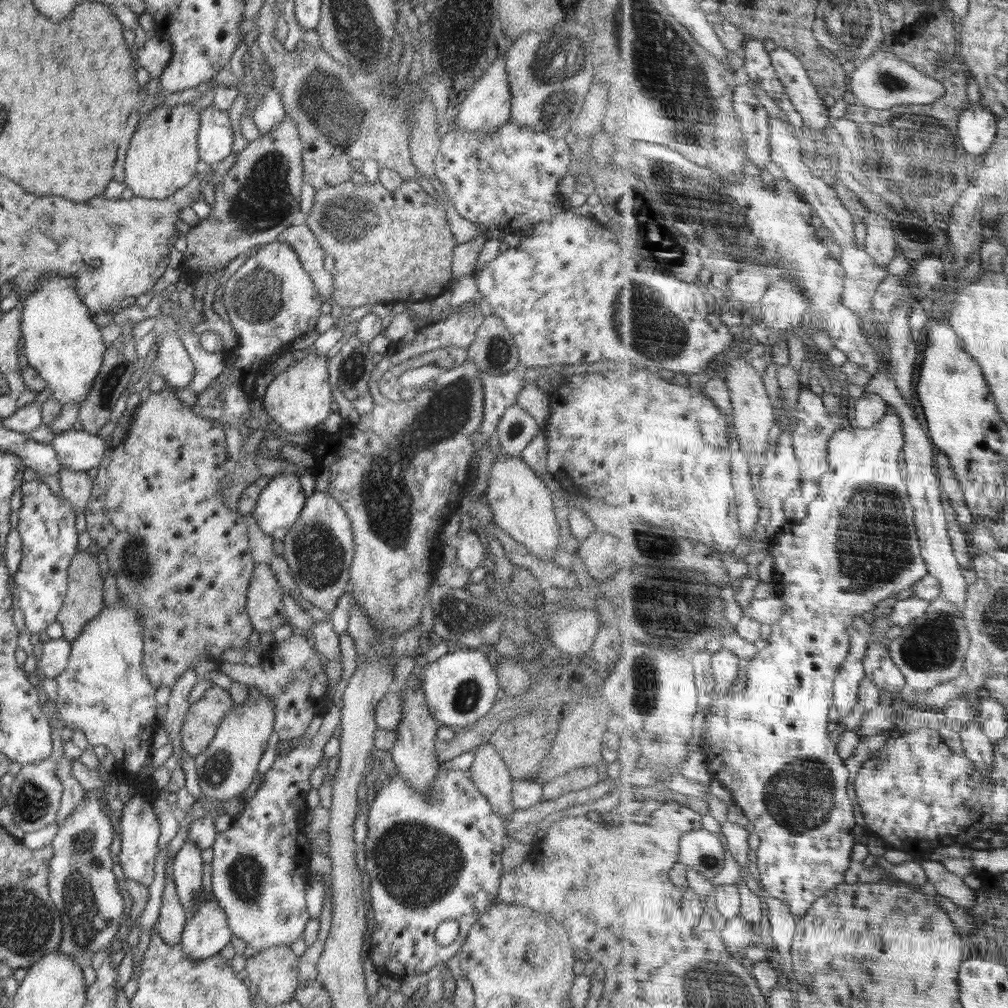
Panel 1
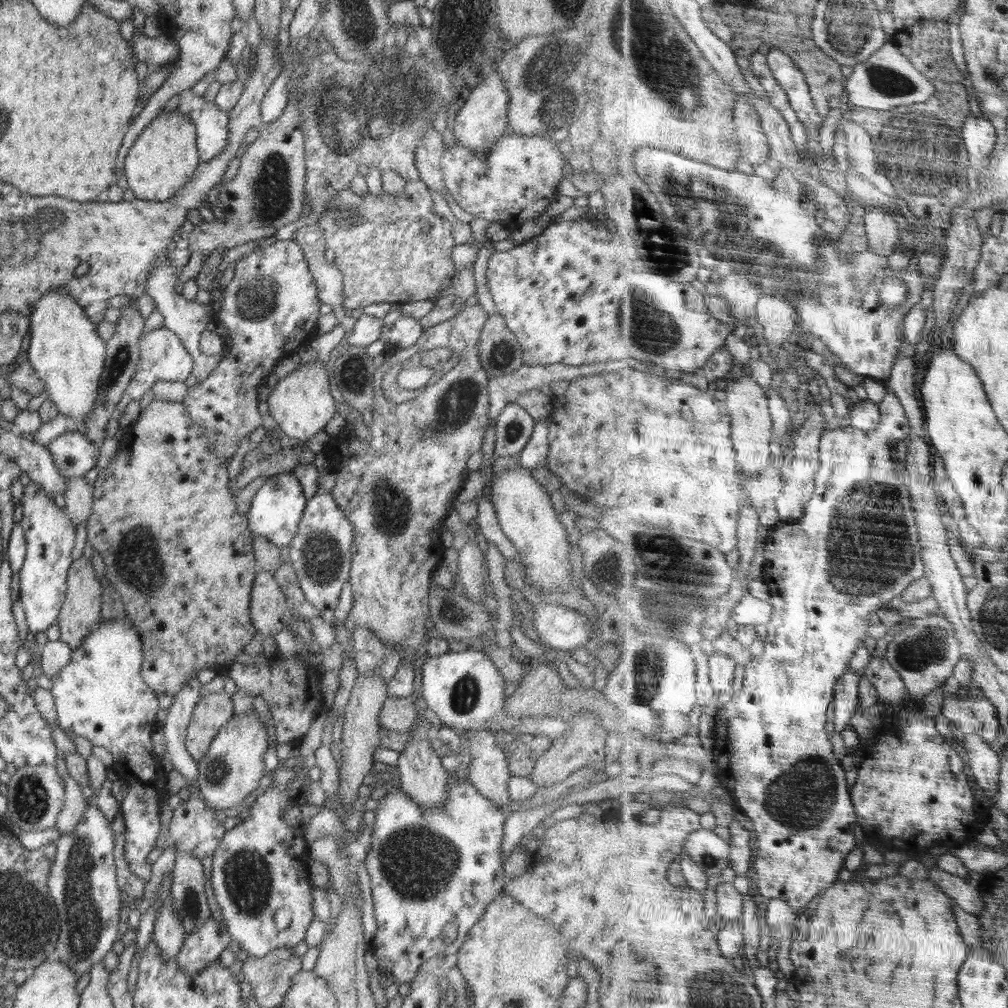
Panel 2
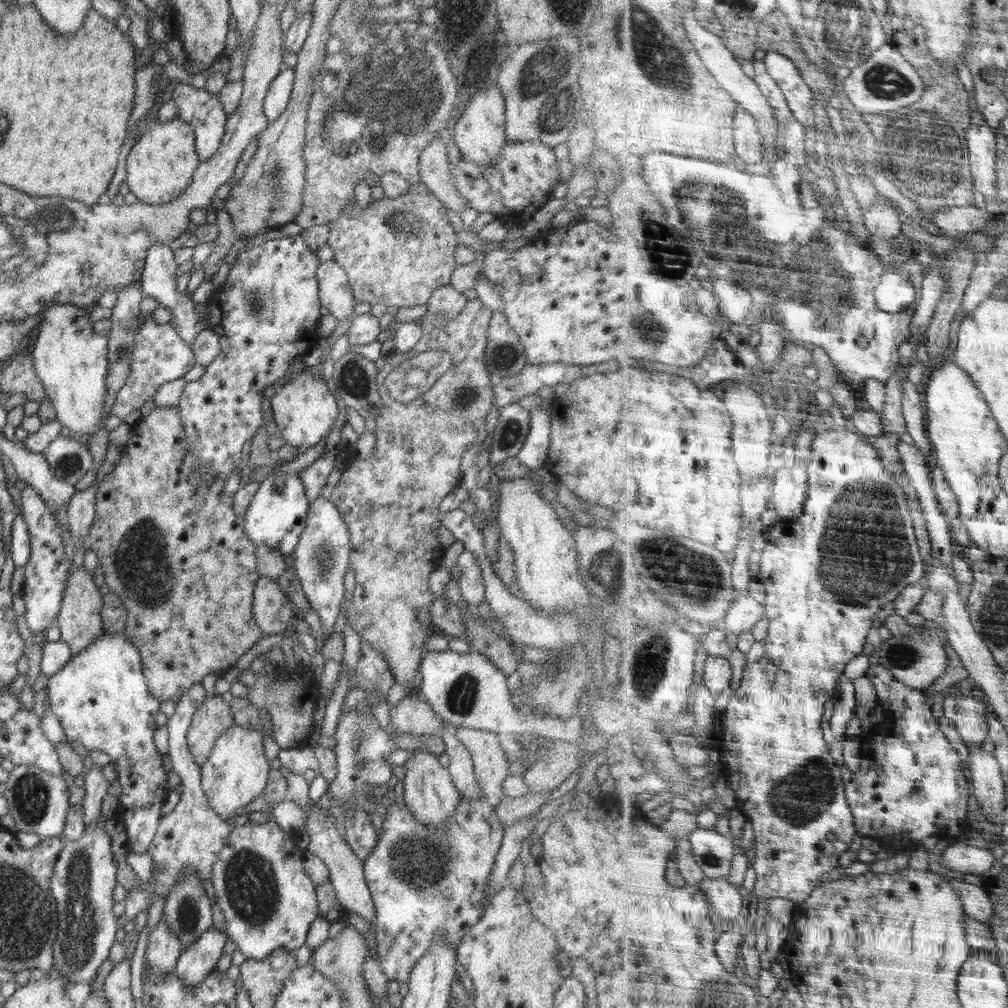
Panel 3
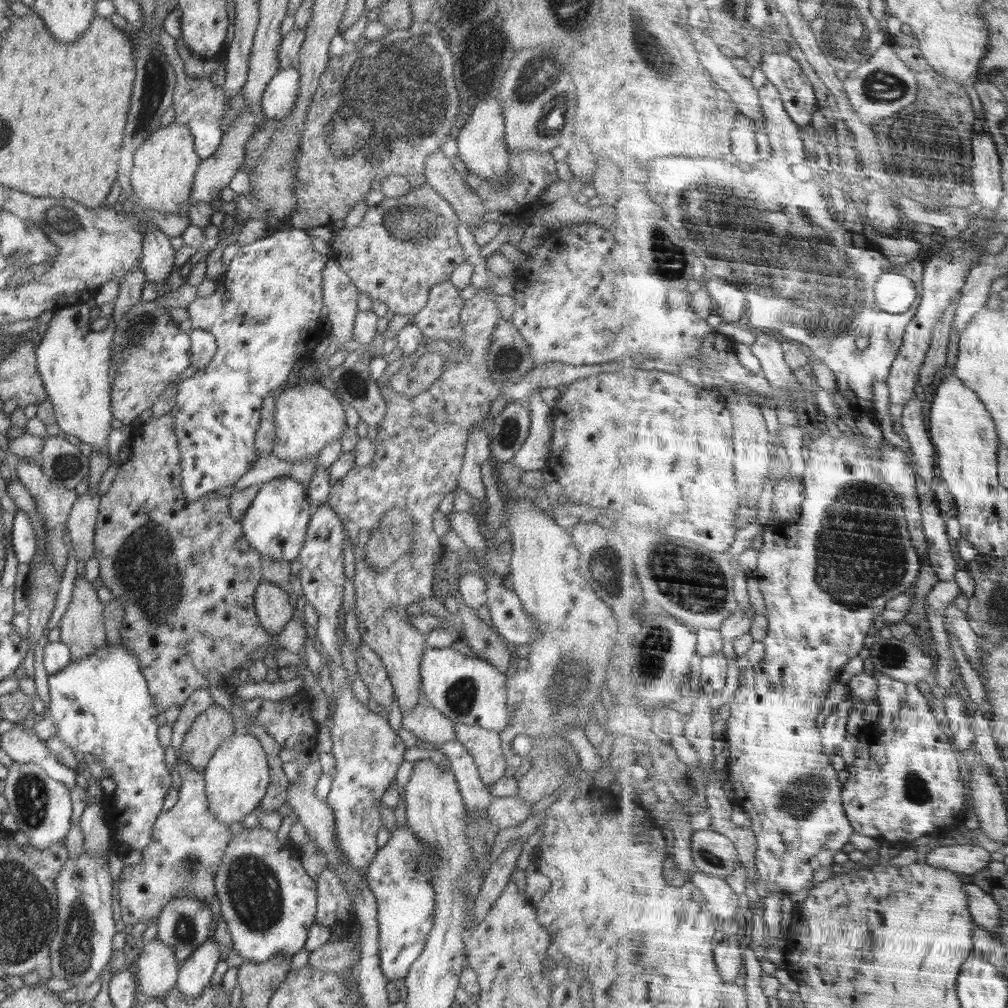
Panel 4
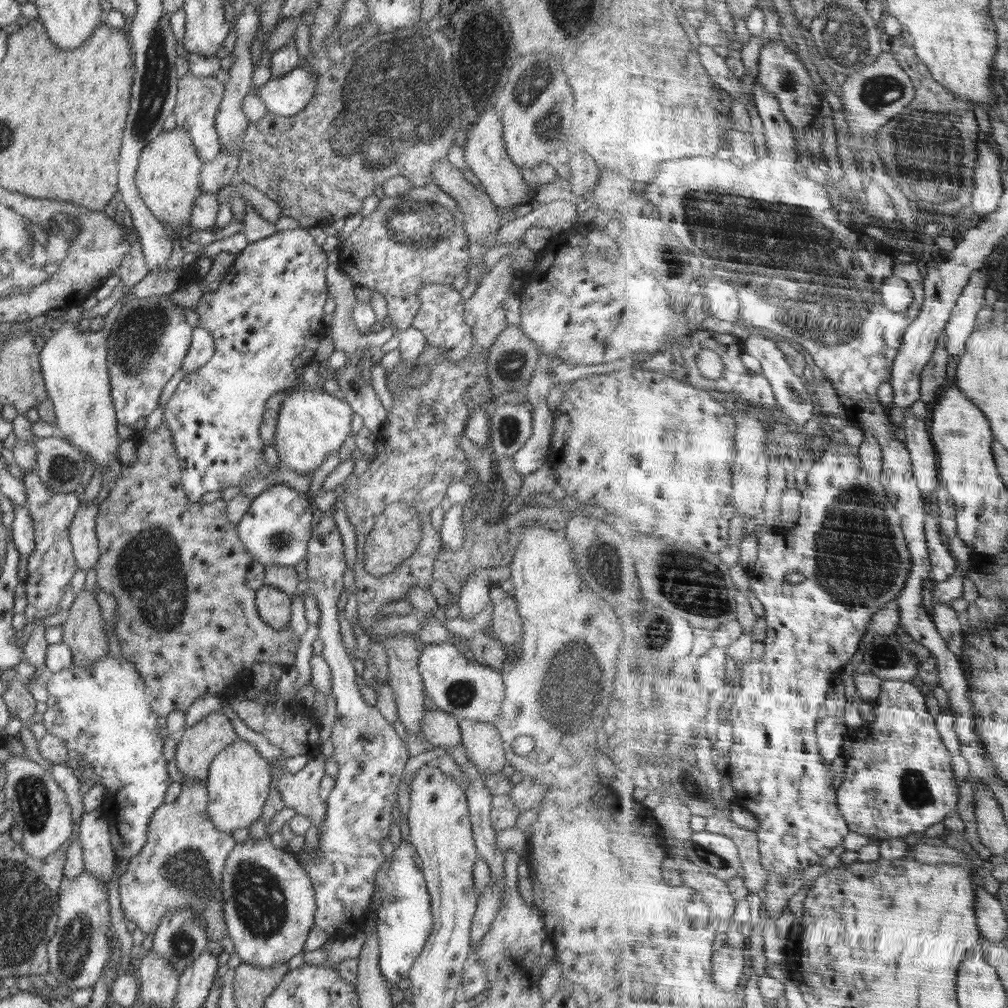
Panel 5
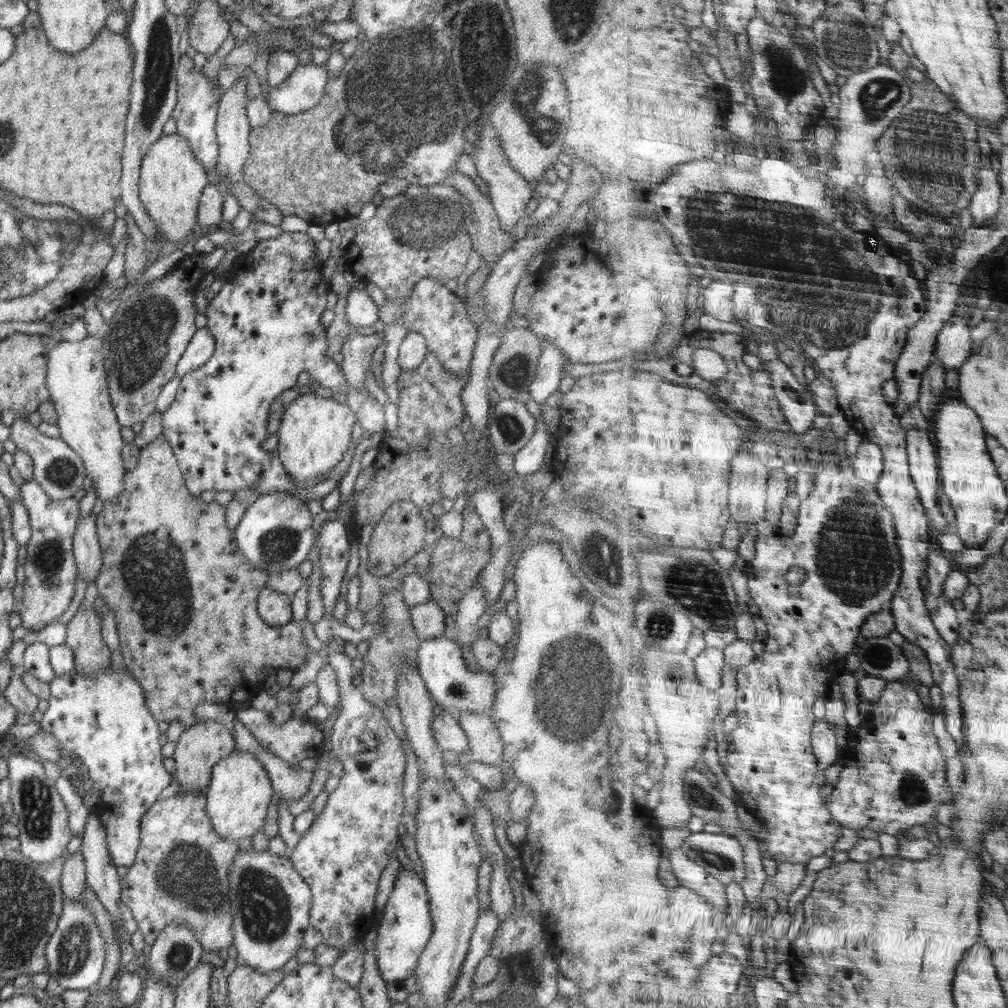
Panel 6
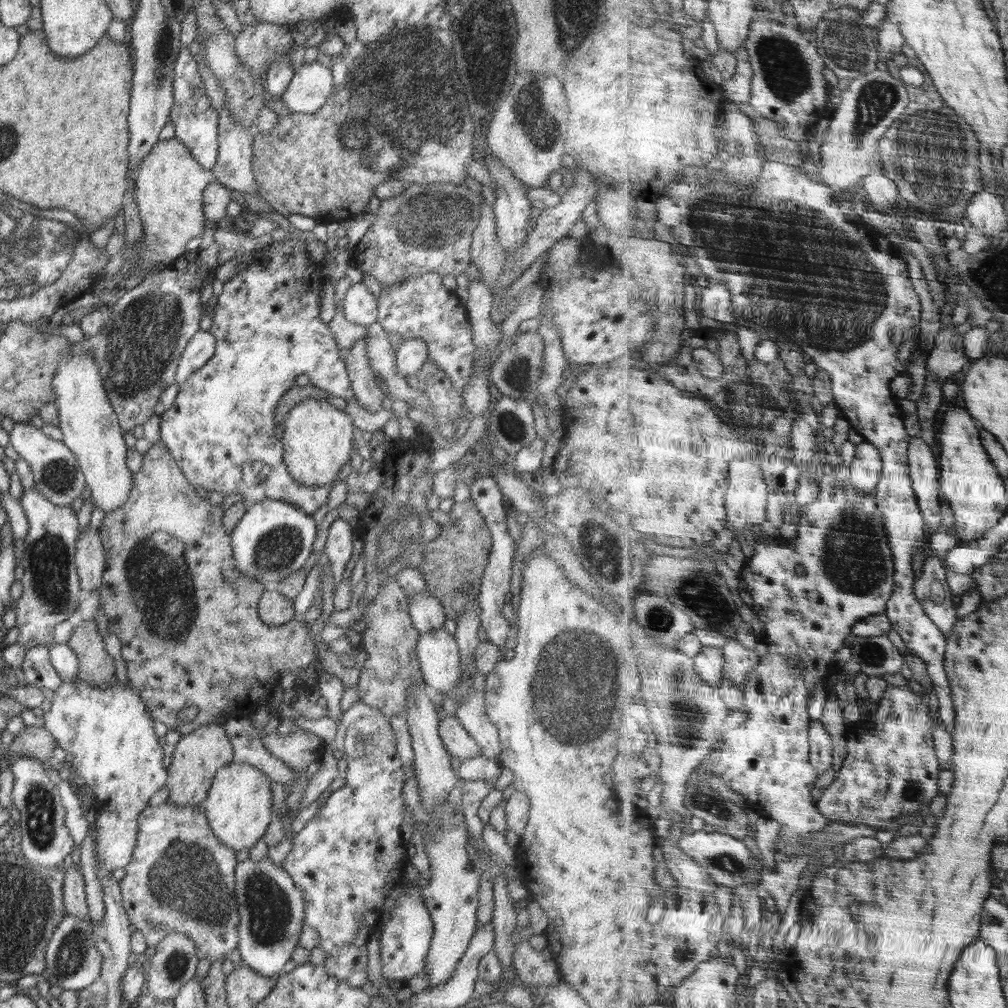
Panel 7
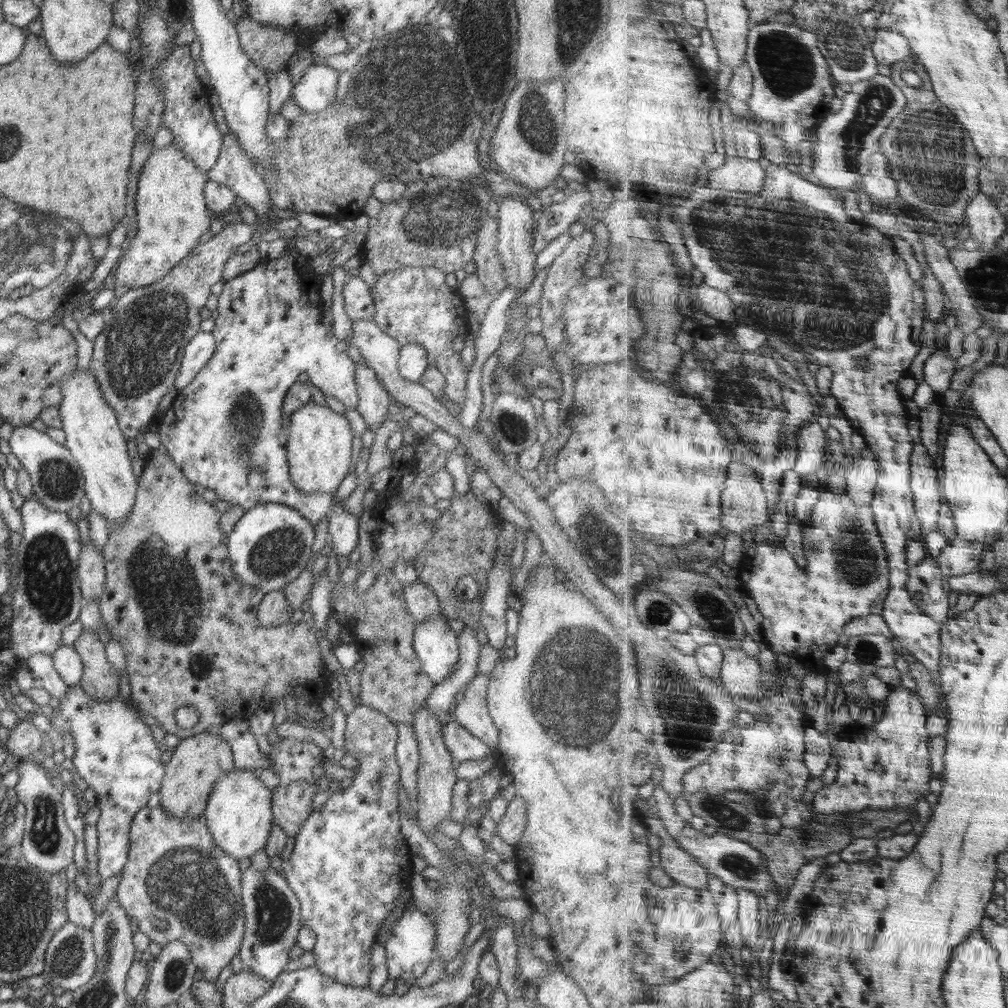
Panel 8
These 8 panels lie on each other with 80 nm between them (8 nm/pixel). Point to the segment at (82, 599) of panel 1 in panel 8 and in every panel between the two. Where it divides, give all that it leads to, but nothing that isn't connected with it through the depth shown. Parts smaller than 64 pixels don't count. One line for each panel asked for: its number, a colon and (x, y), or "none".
2: (81, 612)
3: (79, 621)
4: (82, 629)
5: (82, 631)
6: (92, 655)
7: (96, 668)
8: (99, 679)

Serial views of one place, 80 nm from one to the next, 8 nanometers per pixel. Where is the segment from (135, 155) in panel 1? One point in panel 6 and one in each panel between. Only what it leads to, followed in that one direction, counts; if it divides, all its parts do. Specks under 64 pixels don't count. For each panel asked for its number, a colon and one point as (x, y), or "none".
2: (163, 158)
3: (160, 165)
4: (162, 176)
5: (168, 174)
6: (171, 182)

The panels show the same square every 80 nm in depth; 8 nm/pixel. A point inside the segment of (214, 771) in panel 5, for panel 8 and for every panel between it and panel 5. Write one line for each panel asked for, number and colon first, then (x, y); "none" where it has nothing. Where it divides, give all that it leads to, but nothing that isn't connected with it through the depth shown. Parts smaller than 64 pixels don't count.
6: (237, 799)
7: (239, 807)
8: (238, 815)

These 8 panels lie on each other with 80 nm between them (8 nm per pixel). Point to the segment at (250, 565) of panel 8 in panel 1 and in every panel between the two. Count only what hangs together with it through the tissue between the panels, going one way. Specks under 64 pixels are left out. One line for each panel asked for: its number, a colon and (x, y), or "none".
1: (278, 506)
2: (277, 508)
3: (276, 515)
4: (276, 522)
5: (276, 528)
6: (275, 534)
7: (273, 539)

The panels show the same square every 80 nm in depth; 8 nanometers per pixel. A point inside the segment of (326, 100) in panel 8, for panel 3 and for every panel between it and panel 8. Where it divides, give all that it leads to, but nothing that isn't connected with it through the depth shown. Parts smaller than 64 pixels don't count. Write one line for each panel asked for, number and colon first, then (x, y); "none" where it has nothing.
3: (279, 93)
4: (280, 95)
5: (287, 95)
6: (303, 89)
7: (311, 85)

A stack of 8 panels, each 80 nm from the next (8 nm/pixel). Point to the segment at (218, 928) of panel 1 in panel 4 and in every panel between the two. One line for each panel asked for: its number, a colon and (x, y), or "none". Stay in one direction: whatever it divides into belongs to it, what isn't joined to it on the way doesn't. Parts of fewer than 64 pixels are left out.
2: (201, 947)
3: (194, 963)
4: (195, 973)

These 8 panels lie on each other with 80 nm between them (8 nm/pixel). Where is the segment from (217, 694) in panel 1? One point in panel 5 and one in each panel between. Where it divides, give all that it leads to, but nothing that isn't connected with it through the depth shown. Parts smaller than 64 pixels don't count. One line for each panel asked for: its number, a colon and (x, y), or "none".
2: (214, 710)
3: (213, 717)
4: (215, 724)
5: (197, 746)

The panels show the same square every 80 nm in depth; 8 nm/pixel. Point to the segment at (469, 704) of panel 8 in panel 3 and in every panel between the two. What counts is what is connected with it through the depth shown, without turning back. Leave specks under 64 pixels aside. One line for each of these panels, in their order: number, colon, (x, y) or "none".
3: (490, 764)
4: (484, 745)
5: (481, 740)
6: (485, 745)
7: (472, 714)

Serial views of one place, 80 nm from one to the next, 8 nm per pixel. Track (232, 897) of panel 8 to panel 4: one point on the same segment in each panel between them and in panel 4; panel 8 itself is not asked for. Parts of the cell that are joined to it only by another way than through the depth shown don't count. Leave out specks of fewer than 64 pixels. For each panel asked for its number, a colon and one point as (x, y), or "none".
4: (187, 844)
5: (181, 865)
6: (180, 874)
7: (181, 878)

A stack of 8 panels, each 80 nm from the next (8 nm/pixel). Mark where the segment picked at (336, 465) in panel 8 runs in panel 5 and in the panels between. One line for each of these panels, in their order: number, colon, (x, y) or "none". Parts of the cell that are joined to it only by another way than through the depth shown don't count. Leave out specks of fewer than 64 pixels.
5: (311, 424)
6: (315, 432)
7: (318, 436)

